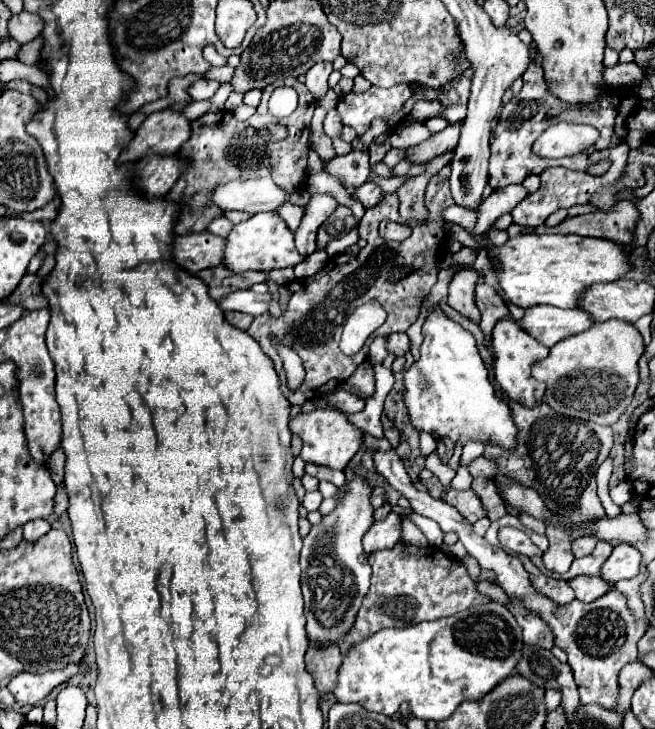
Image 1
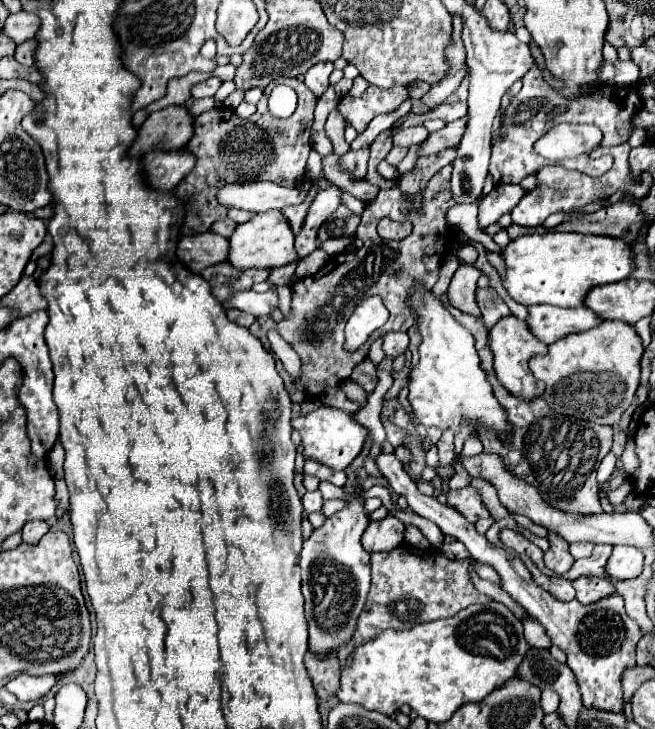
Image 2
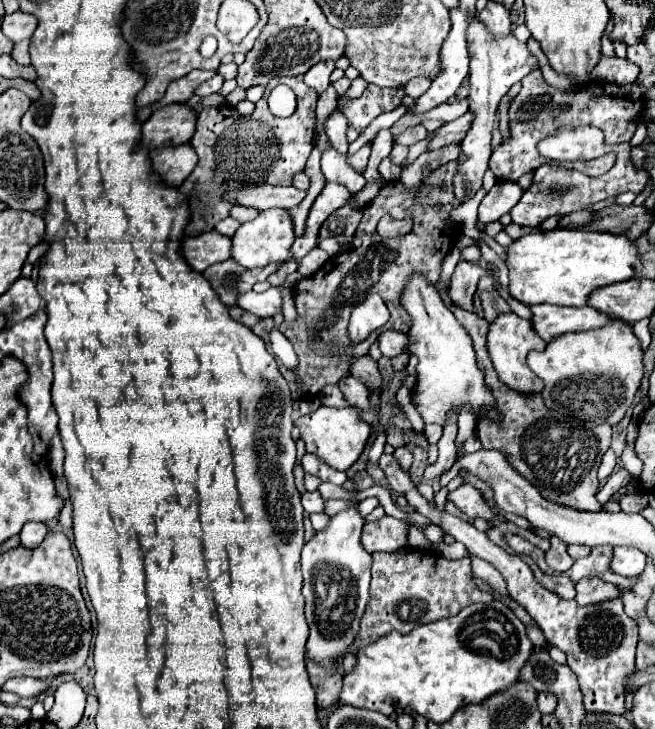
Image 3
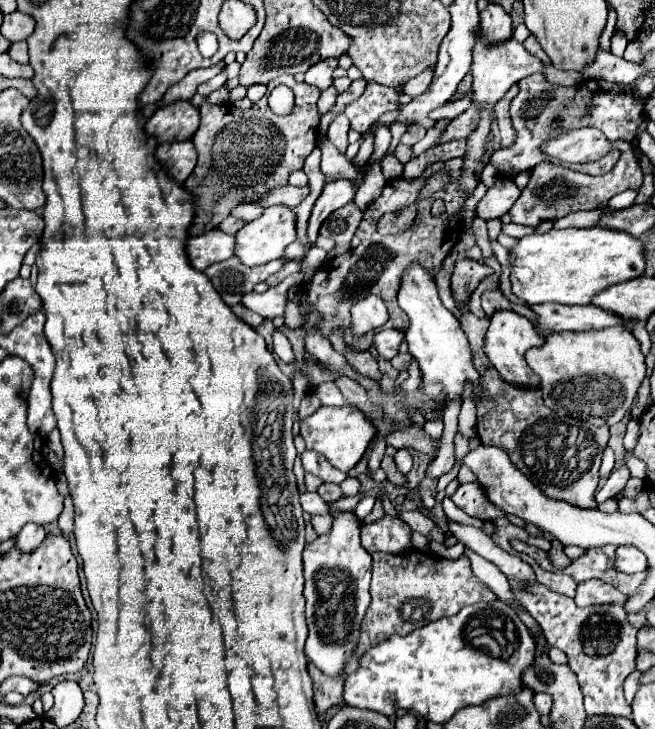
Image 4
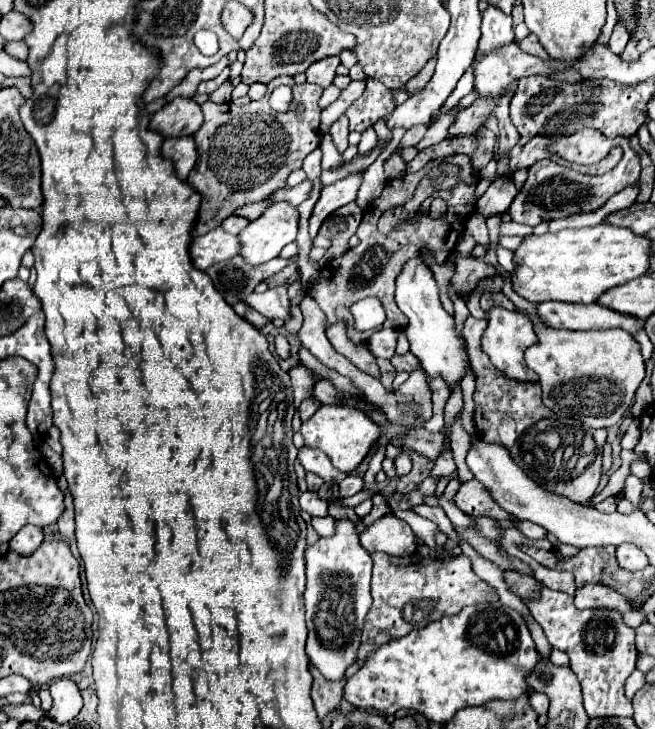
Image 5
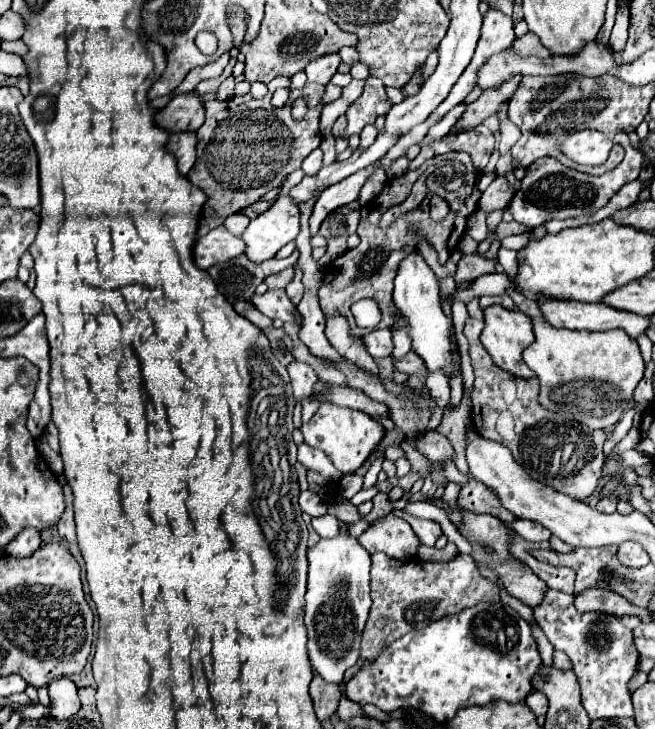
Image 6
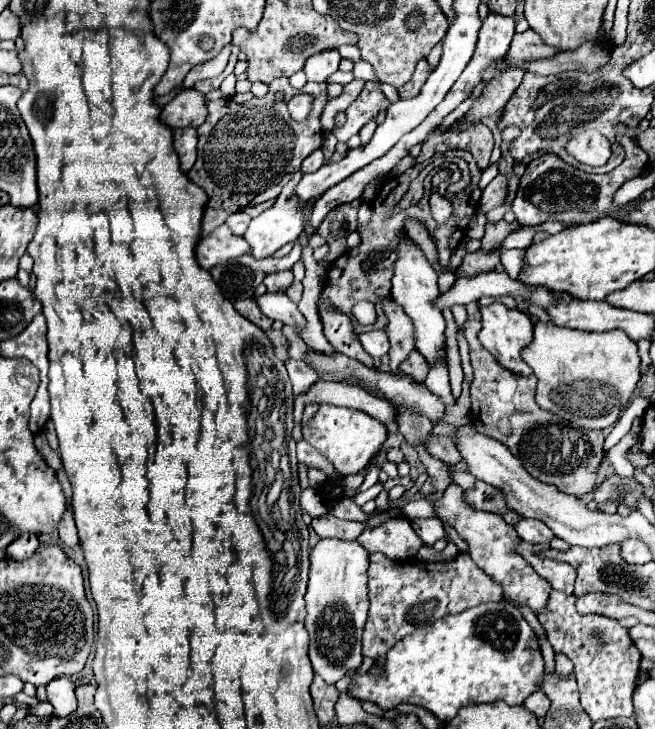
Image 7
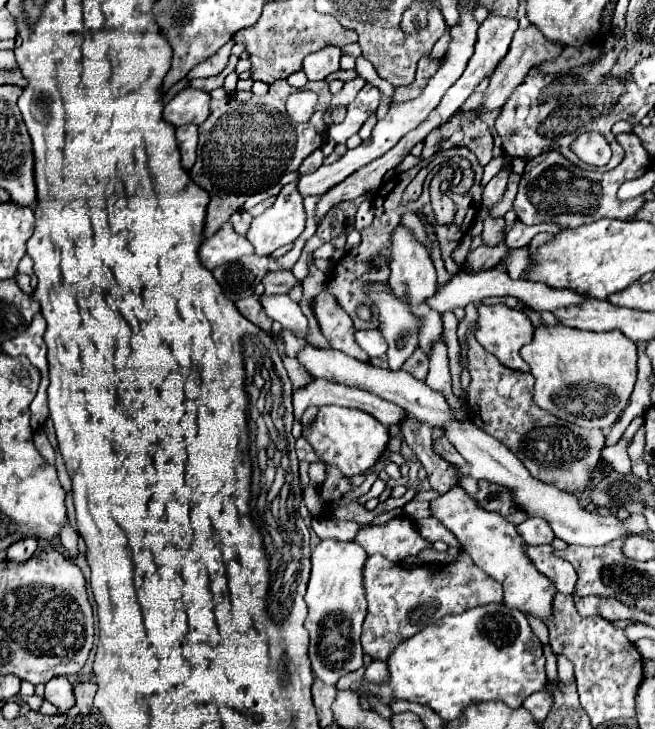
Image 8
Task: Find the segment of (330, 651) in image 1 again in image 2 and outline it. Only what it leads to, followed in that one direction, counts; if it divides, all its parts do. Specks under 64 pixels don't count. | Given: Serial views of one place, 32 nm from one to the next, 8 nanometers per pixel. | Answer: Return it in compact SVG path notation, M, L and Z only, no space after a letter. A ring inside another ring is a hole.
M310 652L306 654L306 668L312 678L314 690L318 694L320 702L330 702L338 688L340 688L340 670L342 664L336 654L326 658L314 658Z

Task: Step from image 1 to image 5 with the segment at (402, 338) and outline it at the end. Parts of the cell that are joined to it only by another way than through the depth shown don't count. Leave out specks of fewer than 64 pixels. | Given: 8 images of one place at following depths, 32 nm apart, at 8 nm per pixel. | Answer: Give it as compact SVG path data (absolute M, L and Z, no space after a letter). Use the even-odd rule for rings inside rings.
M376 330L368 340L368 350L376 358L392 358L396 348L396 330Z

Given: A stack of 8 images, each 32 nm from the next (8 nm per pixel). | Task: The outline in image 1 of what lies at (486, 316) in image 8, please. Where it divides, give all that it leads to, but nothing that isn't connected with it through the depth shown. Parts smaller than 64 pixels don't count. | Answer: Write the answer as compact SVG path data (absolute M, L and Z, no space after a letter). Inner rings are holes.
M502 318L494 330L492 330L492 340L490 340L492 352L496 356L496 364L494 364L494 374L496 374L496 382L502 386L502 390L506 392L508 398L518 400L526 406L532 406L536 402L542 400L546 384L538 382L536 378L532 378L530 372L530 364L540 360L542 356L548 356L548 348L544 344L540 344L536 338L532 338L522 324L518 324L518 320L514 318Z

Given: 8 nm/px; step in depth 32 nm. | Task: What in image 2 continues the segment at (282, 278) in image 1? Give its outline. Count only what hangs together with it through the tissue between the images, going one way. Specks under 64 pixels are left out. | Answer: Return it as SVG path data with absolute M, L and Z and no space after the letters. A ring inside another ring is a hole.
M286 264L286 266L280 266L280 268L274 268L268 276L268 282L272 286L282 286L282 284L288 284L288 278L294 274L296 270L296 264Z

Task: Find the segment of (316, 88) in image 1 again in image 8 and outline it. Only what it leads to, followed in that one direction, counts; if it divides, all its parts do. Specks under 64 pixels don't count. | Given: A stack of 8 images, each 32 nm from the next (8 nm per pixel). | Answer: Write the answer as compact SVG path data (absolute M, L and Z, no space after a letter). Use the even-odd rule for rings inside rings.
M328 44L326 48L320 48L318 52L308 54L304 58L304 72L308 80L324 80L328 74L338 72L340 58L342 58L342 50L332 44Z

